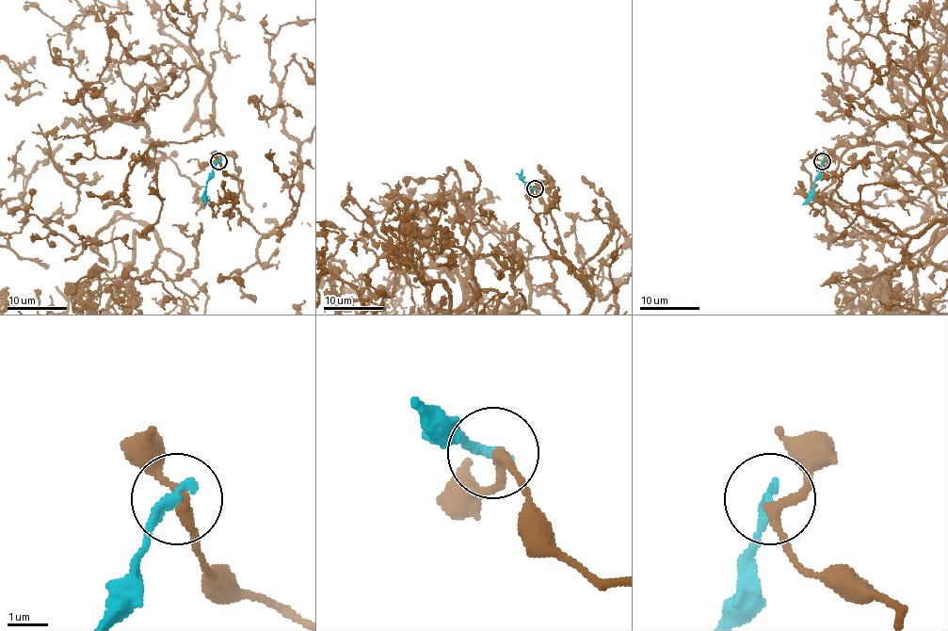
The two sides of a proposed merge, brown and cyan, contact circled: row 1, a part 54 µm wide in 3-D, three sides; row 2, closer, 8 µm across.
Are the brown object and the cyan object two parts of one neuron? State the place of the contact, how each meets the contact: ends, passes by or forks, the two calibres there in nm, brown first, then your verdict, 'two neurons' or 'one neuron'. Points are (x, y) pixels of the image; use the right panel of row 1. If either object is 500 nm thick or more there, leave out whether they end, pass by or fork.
place (822, 161); brown passes by; cyan ends; calibres 240 and 240 nm; two neurons

